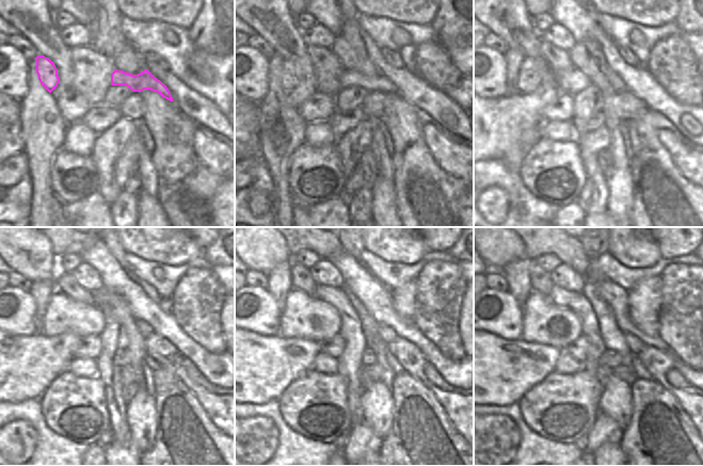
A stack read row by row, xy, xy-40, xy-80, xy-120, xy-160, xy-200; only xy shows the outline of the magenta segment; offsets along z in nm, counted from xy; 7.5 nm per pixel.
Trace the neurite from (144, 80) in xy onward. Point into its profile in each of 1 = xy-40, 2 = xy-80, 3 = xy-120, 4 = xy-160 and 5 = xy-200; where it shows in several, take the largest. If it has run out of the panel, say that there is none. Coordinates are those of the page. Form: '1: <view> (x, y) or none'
1: xy-40 (348, 78)
2: xy-80 (571, 82)
3: xy-120 (63, 315)
4: xy-160 (305, 317)
5: xy-200 (544, 322)

